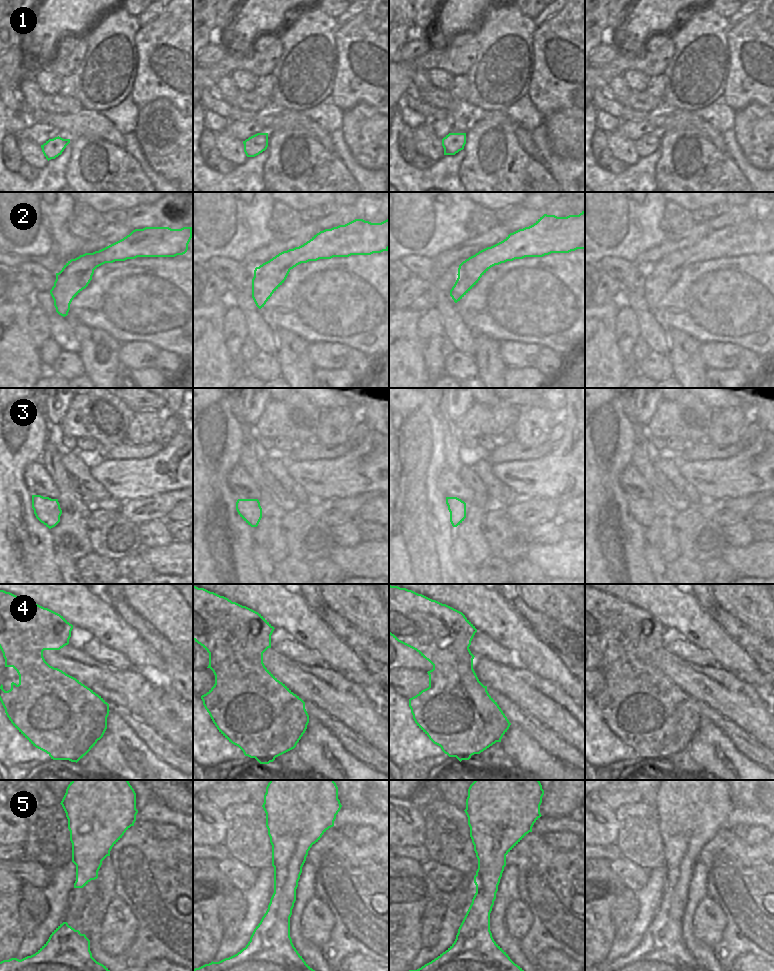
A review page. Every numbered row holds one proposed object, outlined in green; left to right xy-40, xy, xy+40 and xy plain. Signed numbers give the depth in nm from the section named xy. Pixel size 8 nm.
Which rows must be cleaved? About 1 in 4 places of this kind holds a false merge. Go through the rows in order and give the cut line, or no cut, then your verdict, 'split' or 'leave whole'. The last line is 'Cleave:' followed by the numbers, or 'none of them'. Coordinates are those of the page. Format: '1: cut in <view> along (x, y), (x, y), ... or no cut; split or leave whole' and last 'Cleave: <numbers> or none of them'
1: no cut; leave whole
2: no cut; leave whole
3: no cut; leave whole
4: no cut; leave whole
5: no cut; leave whole
Cleave: none of them

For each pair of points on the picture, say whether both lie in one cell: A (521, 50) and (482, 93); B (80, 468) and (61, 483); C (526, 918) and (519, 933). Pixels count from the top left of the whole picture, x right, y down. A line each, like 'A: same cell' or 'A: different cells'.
A: same cell
B: different cells
C: same cell

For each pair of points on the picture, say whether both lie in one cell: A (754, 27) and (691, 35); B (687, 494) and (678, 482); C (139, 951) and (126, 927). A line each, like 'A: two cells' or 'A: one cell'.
A: two cells
B: one cell
C: two cells

